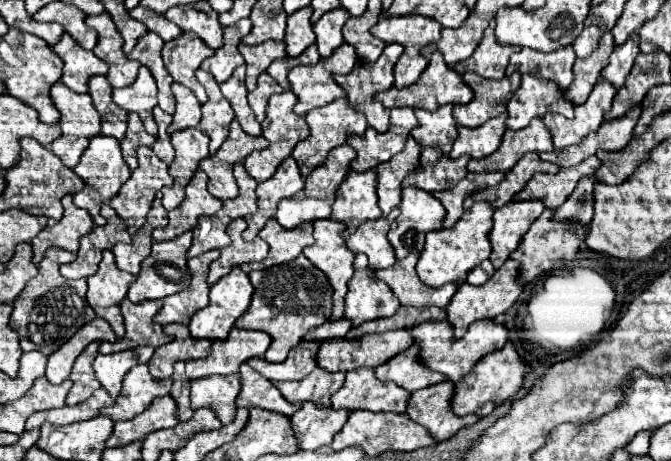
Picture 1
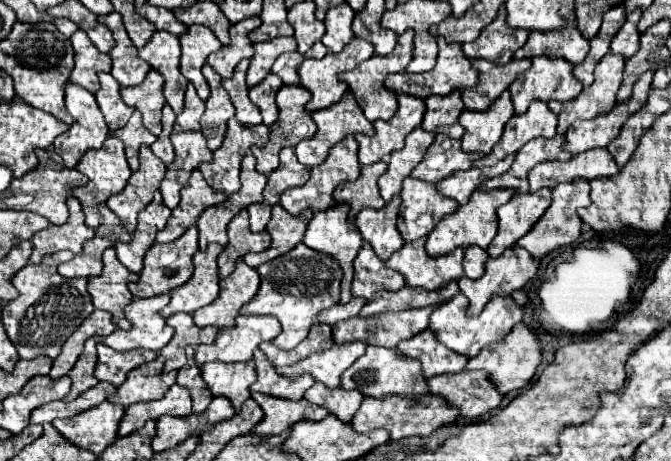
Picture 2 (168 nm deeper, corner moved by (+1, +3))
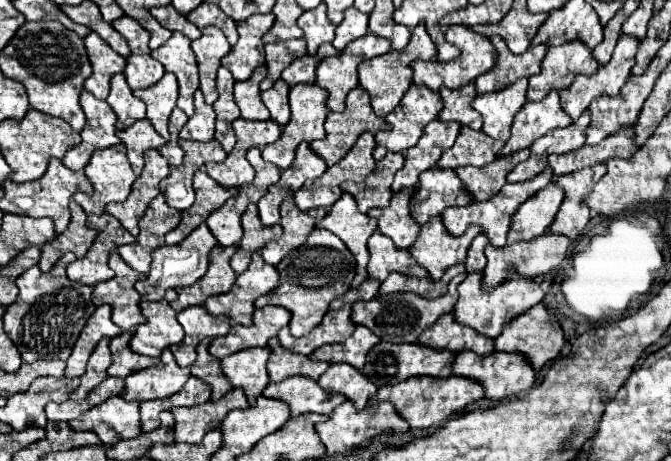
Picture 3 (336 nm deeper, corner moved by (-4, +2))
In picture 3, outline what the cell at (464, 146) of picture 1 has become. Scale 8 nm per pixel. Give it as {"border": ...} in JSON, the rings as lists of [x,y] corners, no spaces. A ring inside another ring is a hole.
{"border":[[[519,78],[511,86],[479,94],[473,100],[473,108],[483,118],[483,132],[497,140],[509,140],[509,128],[513,124],[513,116],[527,102],[527,78]]]}

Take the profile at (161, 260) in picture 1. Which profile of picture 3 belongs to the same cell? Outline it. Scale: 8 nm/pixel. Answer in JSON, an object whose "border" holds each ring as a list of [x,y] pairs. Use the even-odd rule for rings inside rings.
{"border":[[[201,224],[197,230],[193,230],[181,244],[175,246],[163,246],[153,252],[153,262],[151,262],[151,272],[147,274],[147,280],[137,282],[135,288],[141,294],[143,300],[161,300],[169,288],[179,288],[179,286],[191,286],[197,282],[209,266],[209,252],[217,244],[215,236],[211,230]]]}

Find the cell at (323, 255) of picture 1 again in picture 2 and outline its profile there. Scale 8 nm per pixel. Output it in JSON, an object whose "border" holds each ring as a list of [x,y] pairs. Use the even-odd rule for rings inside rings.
{"border":[[[334,205],[326,211],[314,213],[312,221],[308,223],[308,231],[304,235],[304,241],[302,241],[310,249],[316,249],[318,253],[324,253],[324,255],[332,257],[334,261],[338,261],[338,265],[344,273],[342,285],[340,285],[340,305],[346,305],[352,299],[352,295],[350,295],[350,283],[352,283],[352,275],[354,275],[352,261],[362,247],[362,235],[358,233],[358,229],[354,229],[354,223],[348,221],[348,213],[350,213],[350,209],[346,209],[346,205]]]}

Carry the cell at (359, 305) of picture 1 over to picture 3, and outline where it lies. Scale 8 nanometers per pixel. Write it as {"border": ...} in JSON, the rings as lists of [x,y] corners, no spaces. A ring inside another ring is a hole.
{"border":[[[375,232],[369,238],[369,252],[371,252],[371,260],[369,260],[369,278],[375,280],[385,280],[387,274],[399,270],[405,274],[413,274],[413,276],[429,276],[429,272],[417,264],[417,260],[409,254],[409,248],[397,248],[395,242],[391,238],[387,238],[381,232]]]}

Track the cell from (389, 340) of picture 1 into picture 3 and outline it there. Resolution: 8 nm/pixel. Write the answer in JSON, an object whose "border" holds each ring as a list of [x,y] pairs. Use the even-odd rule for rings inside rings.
{"border":[[[459,274],[457,278],[453,278],[453,282],[449,284],[449,292],[439,298],[433,298],[433,300],[427,300],[411,290],[403,290],[403,292],[393,292],[393,294],[381,294],[367,302],[355,302],[353,322],[367,326],[371,332],[375,332],[385,342],[399,342],[399,344],[415,342],[419,338],[419,334],[427,326],[431,326],[441,314],[453,310],[453,306],[457,302],[457,286],[459,286],[459,282],[465,280],[465,276],[467,274]]]}

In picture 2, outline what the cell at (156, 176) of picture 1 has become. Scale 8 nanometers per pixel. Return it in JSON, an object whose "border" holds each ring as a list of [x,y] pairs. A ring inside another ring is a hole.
{"border":[[[142,145],[140,169],[136,173],[132,173],[132,177],[128,179],[128,185],[122,189],[122,193],[118,193],[106,201],[106,205],[118,215],[120,223],[128,229],[128,233],[134,233],[136,217],[152,201],[152,195],[160,187],[164,173],[166,173],[166,165],[152,153],[150,147]]]}

